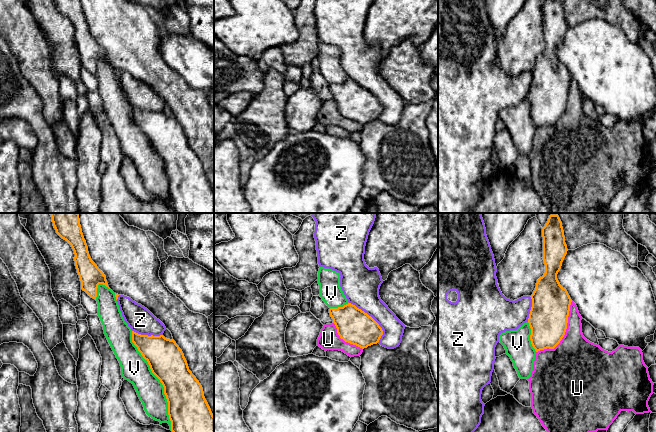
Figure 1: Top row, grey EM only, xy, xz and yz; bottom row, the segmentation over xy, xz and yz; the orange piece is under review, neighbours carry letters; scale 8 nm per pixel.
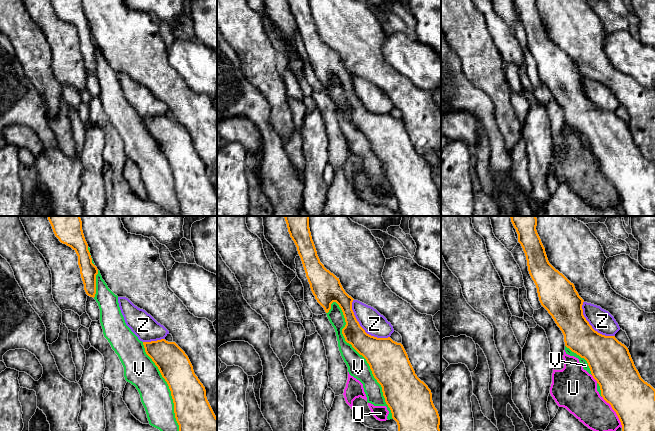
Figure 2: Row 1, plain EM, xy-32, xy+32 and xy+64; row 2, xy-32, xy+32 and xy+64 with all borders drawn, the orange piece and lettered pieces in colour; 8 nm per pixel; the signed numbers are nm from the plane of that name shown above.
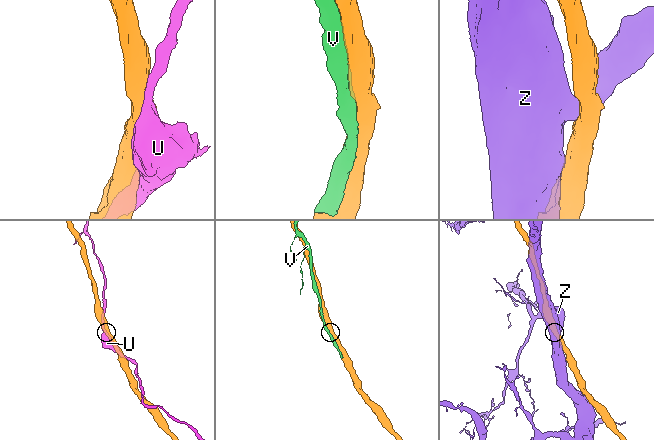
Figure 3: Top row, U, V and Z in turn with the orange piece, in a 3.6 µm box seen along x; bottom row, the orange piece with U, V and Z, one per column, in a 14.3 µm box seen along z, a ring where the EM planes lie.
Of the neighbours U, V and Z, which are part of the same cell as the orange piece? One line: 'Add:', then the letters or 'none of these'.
Add: V

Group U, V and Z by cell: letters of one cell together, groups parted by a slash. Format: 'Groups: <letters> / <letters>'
Groups: U / V / Z

